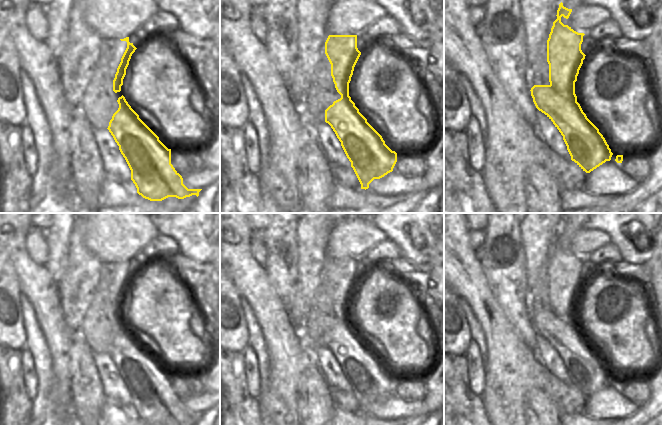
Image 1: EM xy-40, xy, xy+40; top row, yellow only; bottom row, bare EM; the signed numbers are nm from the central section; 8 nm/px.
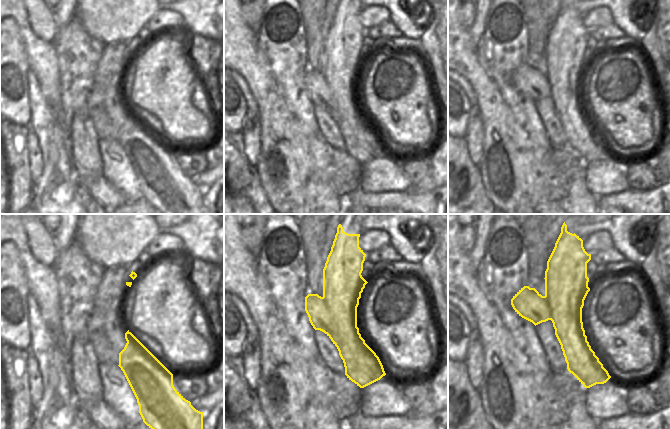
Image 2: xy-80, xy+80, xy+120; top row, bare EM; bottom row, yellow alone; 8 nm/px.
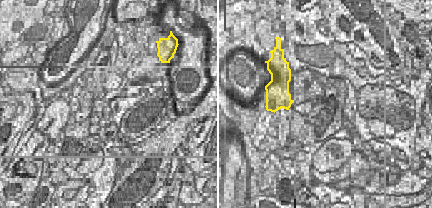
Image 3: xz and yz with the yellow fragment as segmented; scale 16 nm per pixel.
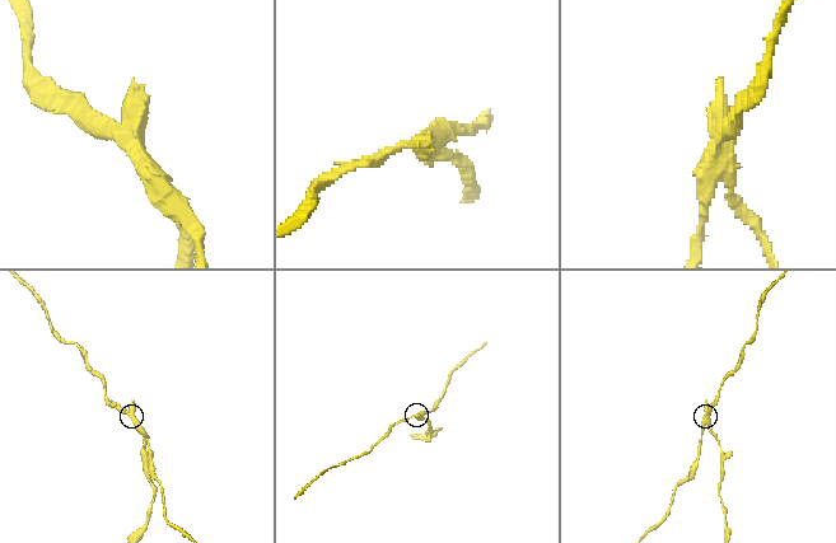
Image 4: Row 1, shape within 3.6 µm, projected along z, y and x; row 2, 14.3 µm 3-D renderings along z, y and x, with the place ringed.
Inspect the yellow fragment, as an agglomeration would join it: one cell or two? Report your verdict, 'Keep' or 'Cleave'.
Cleave.

